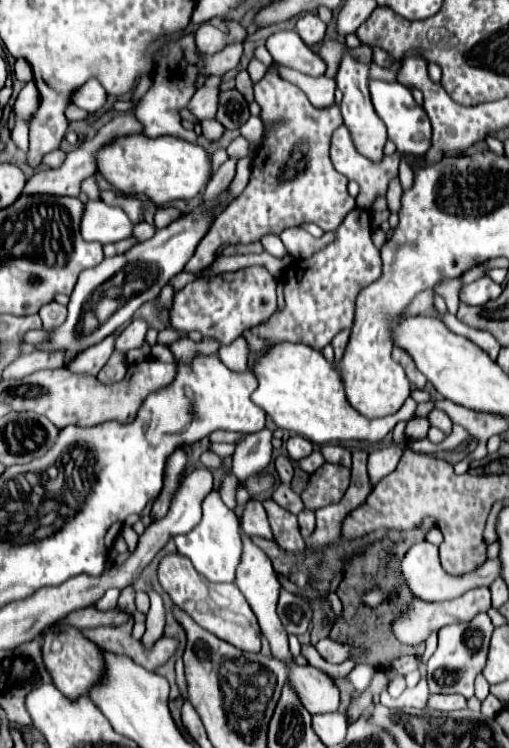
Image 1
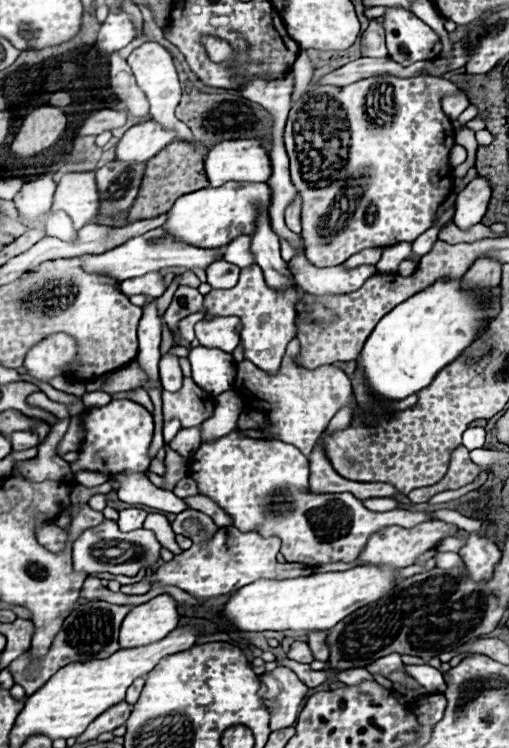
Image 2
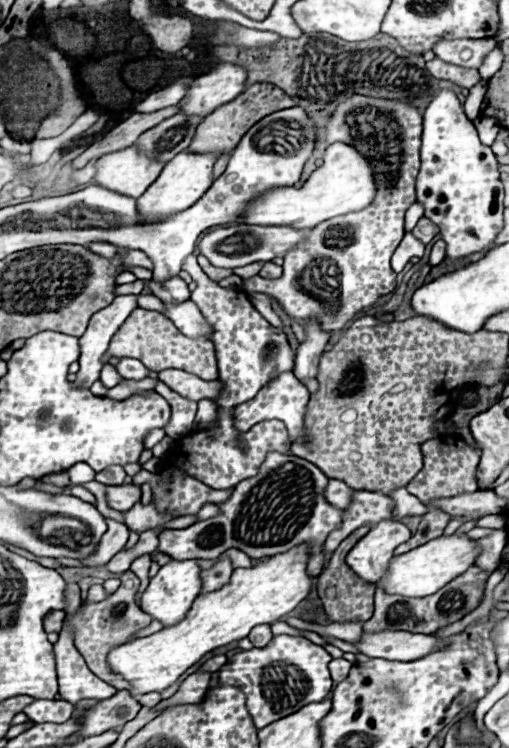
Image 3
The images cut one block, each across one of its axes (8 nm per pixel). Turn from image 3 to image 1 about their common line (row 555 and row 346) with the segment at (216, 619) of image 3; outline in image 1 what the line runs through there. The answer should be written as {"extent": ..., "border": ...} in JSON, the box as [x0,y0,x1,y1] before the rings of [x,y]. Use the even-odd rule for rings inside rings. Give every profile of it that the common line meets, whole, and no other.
{"extent":[252,344,394,442],"border":[[[278,344],[260,356],[254,374],[258,378],[258,388],[252,394],[252,402],[260,406],[278,428],[296,432],[310,442],[382,442],[394,428],[394,414],[374,420],[358,414],[346,400],[338,368],[328,362],[320,350],[306,344]]]}

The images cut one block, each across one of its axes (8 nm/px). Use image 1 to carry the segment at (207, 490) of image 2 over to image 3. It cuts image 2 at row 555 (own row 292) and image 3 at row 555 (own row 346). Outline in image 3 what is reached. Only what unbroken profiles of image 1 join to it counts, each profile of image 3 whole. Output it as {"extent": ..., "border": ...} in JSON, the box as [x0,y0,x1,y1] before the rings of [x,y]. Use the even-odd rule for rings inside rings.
{"extent":[158,452,342,576],"border":[[[272,452],[260,466],[258,476],[240,482],[232,496],[220,504],[222,514],[210,520],[200,520],[190,528],[166,530],[160,534],[158,550],[174,560],[188,558],[218,558],[228,548],[240,548],[250,558],[274,556],[288,552],[294,546],[312,542],[308,572],[318,576],[324,564],[324,540],[342,524],[342,510],[332,508],[324,500],[328,478],[318,466],[298,458]]]}

